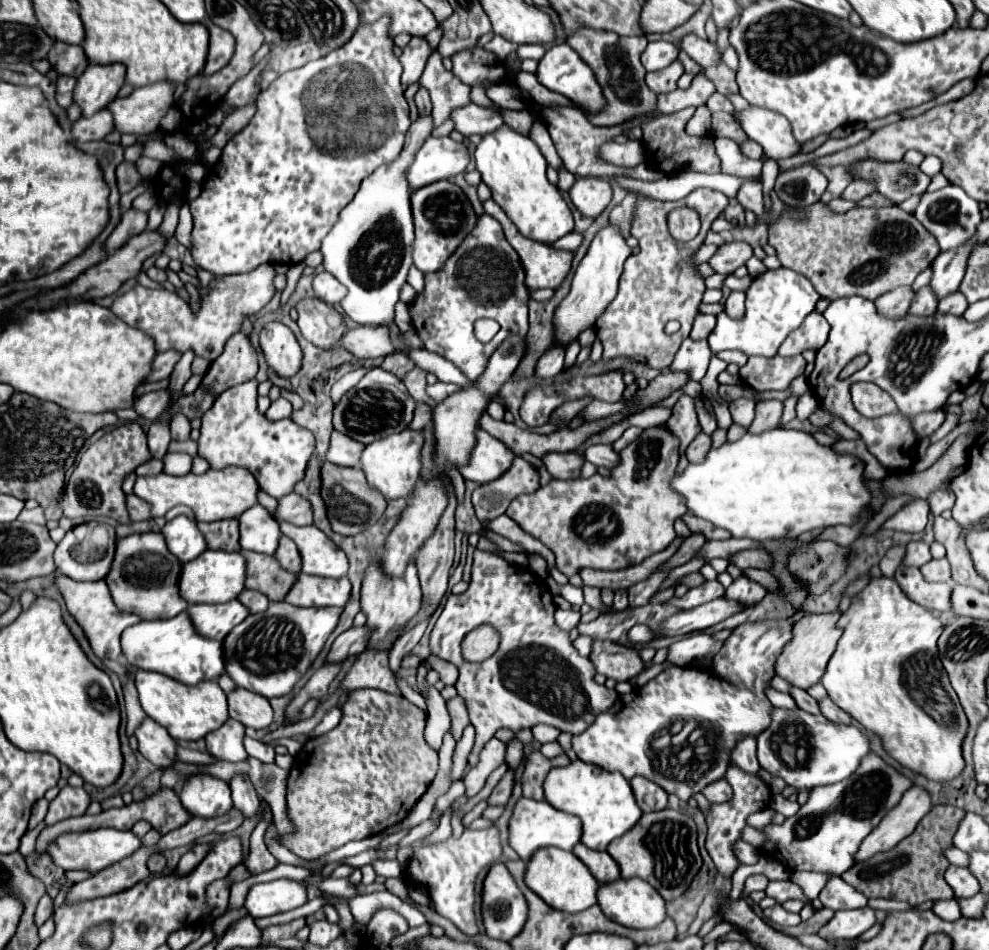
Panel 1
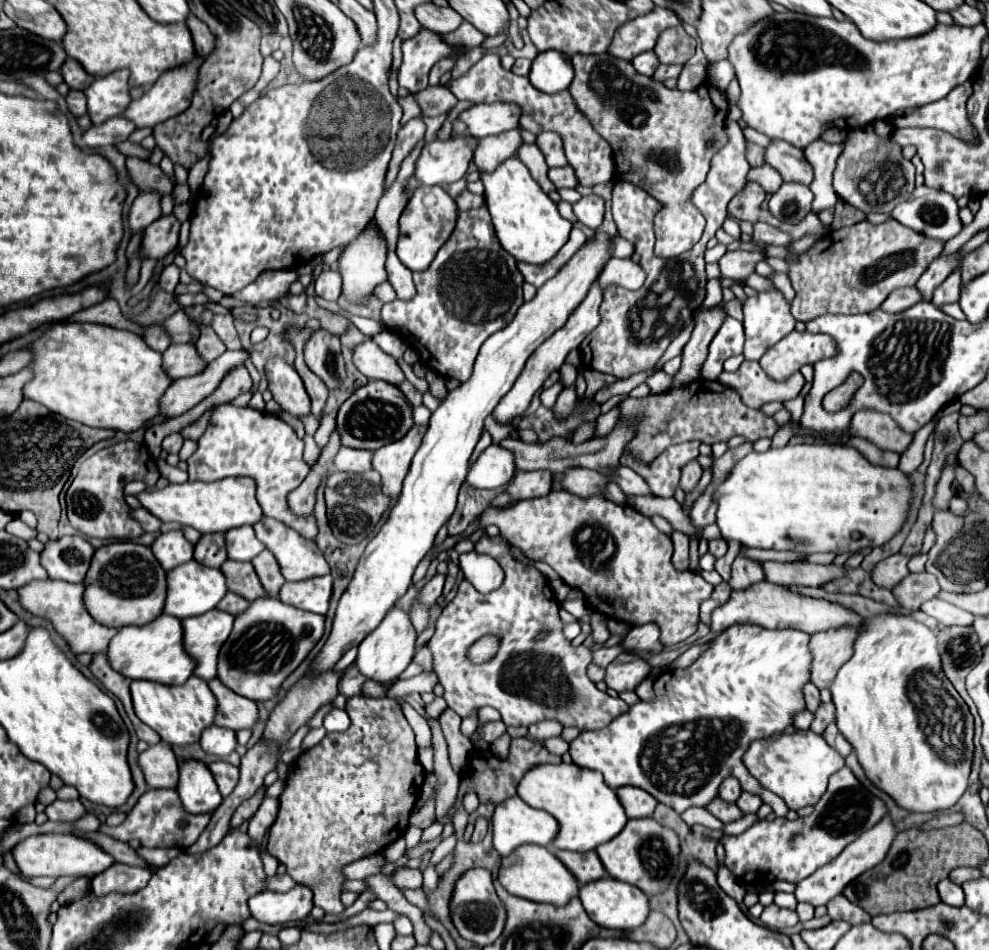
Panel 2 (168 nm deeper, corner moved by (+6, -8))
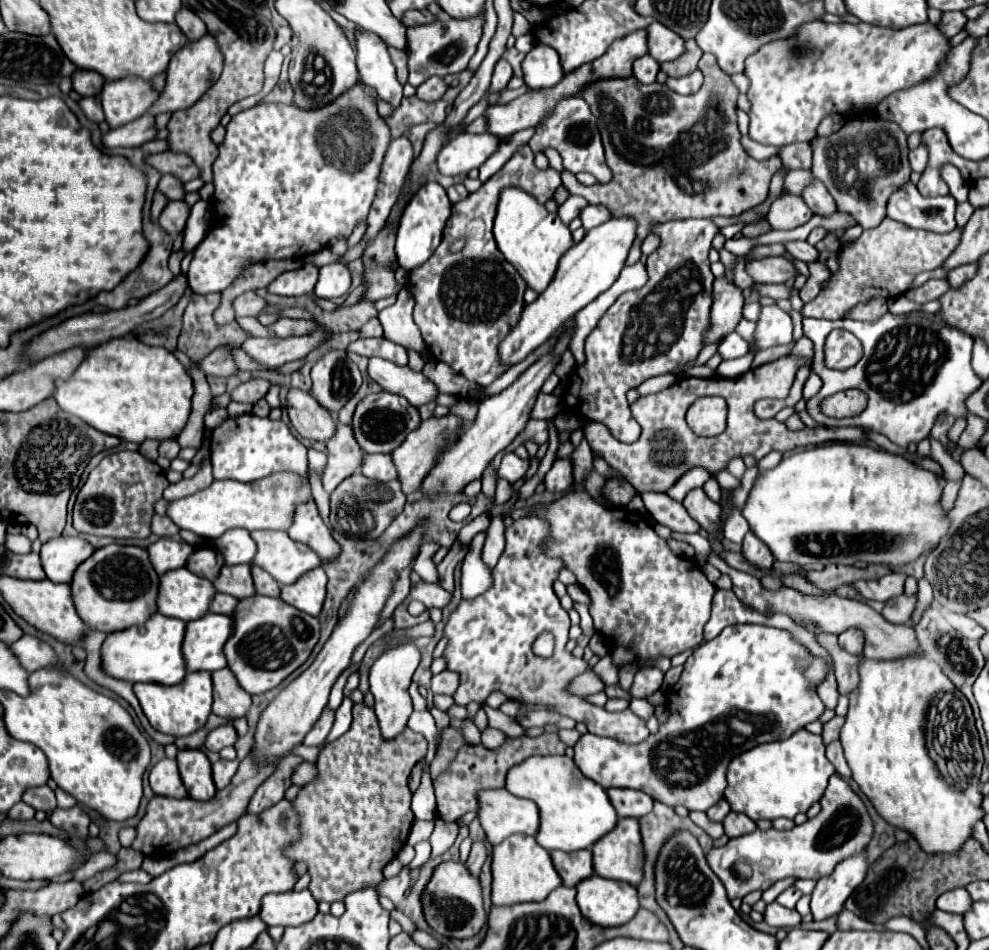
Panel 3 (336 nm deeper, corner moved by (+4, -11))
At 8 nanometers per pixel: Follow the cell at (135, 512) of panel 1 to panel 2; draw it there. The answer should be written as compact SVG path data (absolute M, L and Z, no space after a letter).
M136 508L130 512L130 516L138 520L138 524L144 528L144 532L158 532L158 528L160 528L160 520L156 516L152 516L146 508Z

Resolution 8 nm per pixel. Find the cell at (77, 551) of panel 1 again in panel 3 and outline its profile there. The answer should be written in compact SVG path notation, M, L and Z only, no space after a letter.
M54 537L42 545L40 559L50 581L70 583L78 565L92 553L94 547L80 537Z

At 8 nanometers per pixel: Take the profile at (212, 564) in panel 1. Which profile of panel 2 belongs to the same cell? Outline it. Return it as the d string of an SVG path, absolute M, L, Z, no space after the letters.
M190 560L188 564L180 564L178 568L168 572L168 598L164 612L176 618L188 618L196 614L204 614L208 610L214 610L218 602L226 596L226 580L224 574L218 568L210 568L204 564L198 564L196 560Z

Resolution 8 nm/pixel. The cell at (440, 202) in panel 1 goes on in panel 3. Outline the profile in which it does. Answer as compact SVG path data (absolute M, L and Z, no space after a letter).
M436 181L426 183L426 187L420 187L412 195L410 203L404 207L404 213L402 213L400 225L398 225L398 235L396 235L394 251L396 251L400 267L410 271L410 269L422 265L424 261L428 261L428 257L434 253L434 249L442 241L442 231L450 217L450 209L452 209L452 203L448 201L444 187Z

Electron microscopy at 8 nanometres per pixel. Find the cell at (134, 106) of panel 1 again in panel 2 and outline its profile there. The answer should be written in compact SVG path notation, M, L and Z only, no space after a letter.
M194 58L186 68L176 68L172 72L164 72L160 80L156 80L154 86L148 88L148 92L142 94L142 98L132 100L124 112L124 118L128 118L136 128L154 128L156 124L184 112L190 104L192 92L194 92L194 82L196 82L196 72L200 68L202 60Z

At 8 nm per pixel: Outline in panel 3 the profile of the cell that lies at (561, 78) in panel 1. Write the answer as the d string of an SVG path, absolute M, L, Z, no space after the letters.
M536 43L532 51L524 57L522 71L524 71L524 83L530 89L552 87L564 77L558 53L552 47L540 43Z

